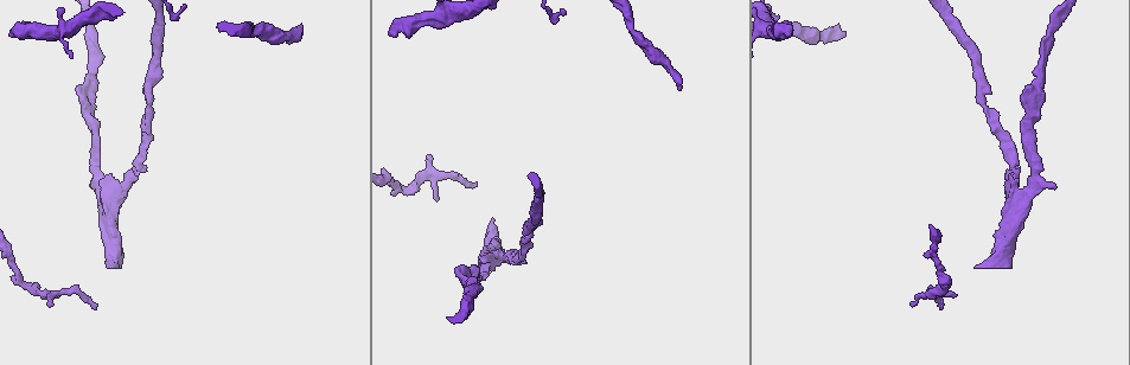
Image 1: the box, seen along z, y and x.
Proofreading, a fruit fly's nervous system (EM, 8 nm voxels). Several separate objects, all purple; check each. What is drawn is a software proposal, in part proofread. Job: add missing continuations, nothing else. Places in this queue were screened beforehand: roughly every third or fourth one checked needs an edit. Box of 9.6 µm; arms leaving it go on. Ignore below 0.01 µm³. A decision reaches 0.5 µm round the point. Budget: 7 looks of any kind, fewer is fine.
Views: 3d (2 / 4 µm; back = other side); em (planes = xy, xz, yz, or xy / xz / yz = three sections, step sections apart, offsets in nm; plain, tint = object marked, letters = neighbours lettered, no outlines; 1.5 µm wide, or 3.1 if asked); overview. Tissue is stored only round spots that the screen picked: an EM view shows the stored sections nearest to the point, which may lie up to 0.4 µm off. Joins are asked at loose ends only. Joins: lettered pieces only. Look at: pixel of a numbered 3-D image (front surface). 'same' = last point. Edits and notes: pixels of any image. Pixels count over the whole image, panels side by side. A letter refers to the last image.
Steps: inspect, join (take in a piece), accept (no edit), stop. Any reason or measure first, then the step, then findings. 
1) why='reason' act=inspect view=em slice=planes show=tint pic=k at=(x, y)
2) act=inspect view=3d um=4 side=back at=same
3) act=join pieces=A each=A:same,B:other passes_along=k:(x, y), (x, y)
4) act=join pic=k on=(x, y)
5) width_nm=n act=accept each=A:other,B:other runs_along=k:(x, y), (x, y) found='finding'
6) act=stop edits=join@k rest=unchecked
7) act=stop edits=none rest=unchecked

why='stops while still wide' act=inspect view=3d um=4 pic=1 at=(9, 35)

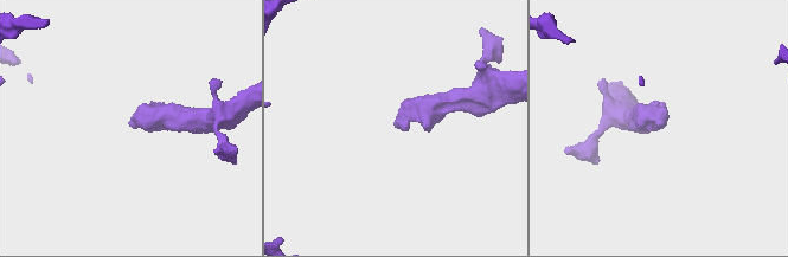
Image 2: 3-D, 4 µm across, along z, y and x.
act=inspect view=em slice=xz step=8 show=letters pic=2 at=(131, 124)

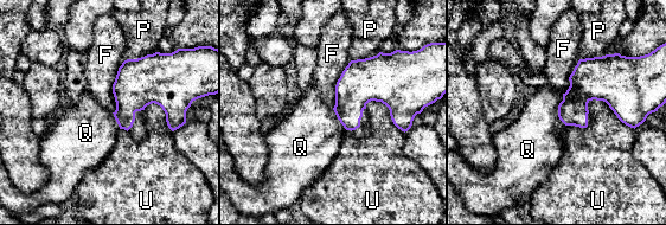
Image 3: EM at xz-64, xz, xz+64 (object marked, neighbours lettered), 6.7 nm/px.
longest_contact=U:380nm act=join pieces=Q each=F:other,P:other,Q:same,U:other found='the neuron continues'

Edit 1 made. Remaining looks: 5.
why='free end' act=inspect view=em slice=xz step=8 show=letters pic=1 at=(939, 306)

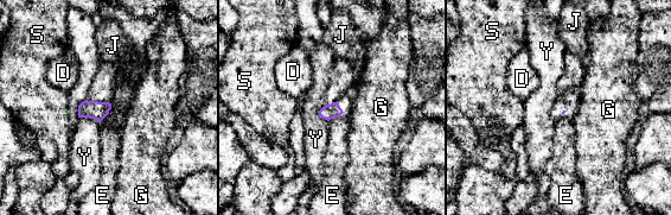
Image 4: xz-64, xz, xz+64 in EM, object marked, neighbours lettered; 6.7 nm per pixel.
act=inspect view=em slice=planes show=letters at=same

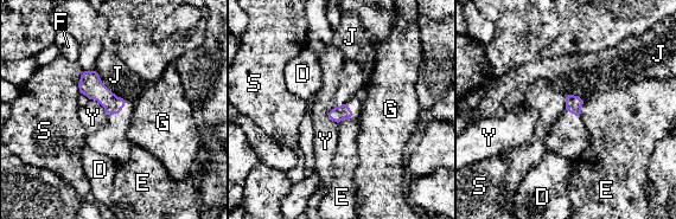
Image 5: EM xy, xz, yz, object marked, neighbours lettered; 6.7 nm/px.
act=accept each=D:other,E:other,F:other,G:other,J:other,S:other,Y:other border=5:(336, 105), (329, 116), (337, 123) found='no lettered piece goes on from it'

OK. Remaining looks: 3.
act=inspect view=em slice=yz step=8 show=tint pic=1 at=(680, 89)

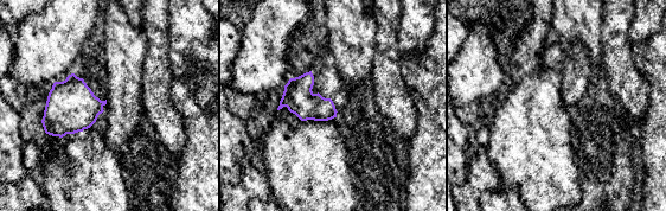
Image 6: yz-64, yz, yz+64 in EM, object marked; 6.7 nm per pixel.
why='another direction' act=inspect view=em slice=planes show=letters at=same

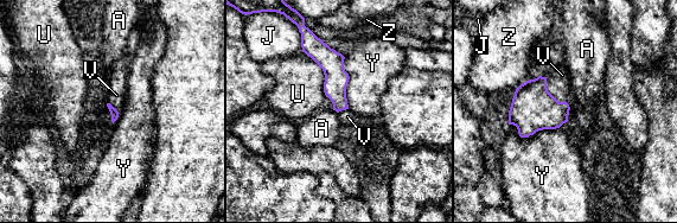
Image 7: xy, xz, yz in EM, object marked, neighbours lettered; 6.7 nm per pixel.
longest_contact=U:360nm act=join pieces=V each=A:other,J:other,U:other,V:same,Y:other,Z:other found='the neuron continues'

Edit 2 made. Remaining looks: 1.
act=stop edits=join@3,join@7 rest=unchecked

